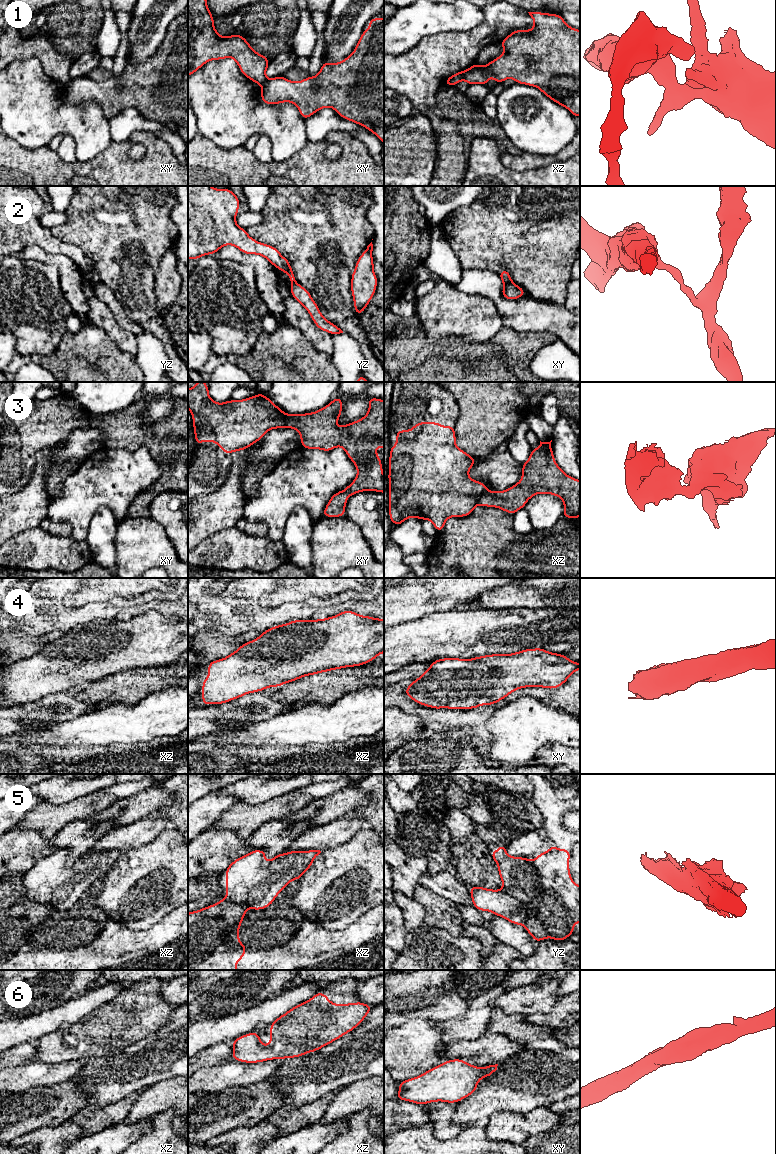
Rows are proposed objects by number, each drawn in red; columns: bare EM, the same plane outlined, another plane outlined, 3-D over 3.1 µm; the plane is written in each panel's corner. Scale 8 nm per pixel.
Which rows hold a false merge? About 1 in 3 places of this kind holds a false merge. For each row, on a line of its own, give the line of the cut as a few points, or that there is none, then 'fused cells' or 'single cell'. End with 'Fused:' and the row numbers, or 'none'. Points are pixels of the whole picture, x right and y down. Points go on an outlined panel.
1: cut in xz along (479, 65), (469, 69), (461, 79); fused cells
2: cut in xy along (511, 281), (504, 285); fused cells
3: cut in xz along (486, 489), (477, 504); fused cells
4: no cut; single cell
5: cut in yz along (503, 888), (522, 904), (526, 913), (526, 922), (523, 925); fused cells
6: no cut; single cell
Fused: 1, 2, 3, 5

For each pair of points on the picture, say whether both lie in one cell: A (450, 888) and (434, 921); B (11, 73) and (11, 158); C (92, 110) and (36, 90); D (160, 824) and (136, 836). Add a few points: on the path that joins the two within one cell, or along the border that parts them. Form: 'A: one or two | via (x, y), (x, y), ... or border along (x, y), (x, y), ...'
A: two | border along (424, 886), (449, 899), (456, 905)
B: two | border along (10, 137), (21, 145), (32, 149)
C: one | via (77, 113), (56, 113), (48, 105)
D: one | via (154, 825), (142, 831)

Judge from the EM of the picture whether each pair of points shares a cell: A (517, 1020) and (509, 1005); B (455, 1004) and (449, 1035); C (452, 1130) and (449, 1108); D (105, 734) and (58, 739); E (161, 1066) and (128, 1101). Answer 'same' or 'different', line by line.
A: different
B: different
C: same
D: same
E: different

